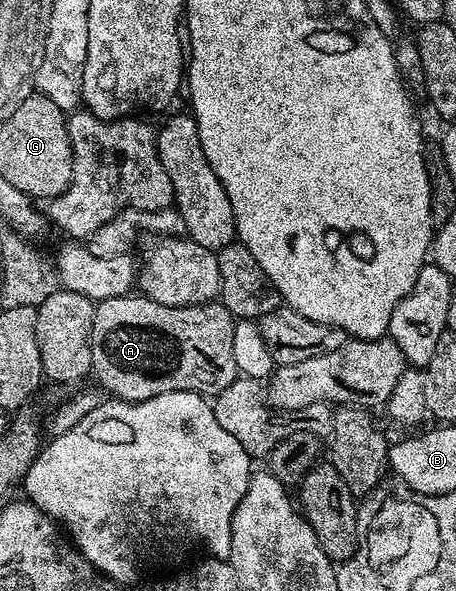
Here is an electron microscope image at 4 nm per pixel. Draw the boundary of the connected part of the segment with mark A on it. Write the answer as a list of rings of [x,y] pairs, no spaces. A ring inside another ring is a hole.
[[[142,296],[106,298],[95,303],[93,312],[93,378],[121,402],[144,402],[174,390],[220,394],[232,389],[240,377],[237,360],[233,360],[236,321],[219,300],[202,306],[166,306]]]

